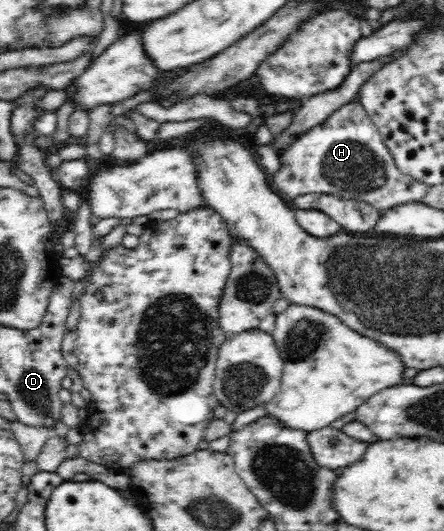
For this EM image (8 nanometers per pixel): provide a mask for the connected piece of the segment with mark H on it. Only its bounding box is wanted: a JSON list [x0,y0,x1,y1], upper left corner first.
[273,100,428,211]

